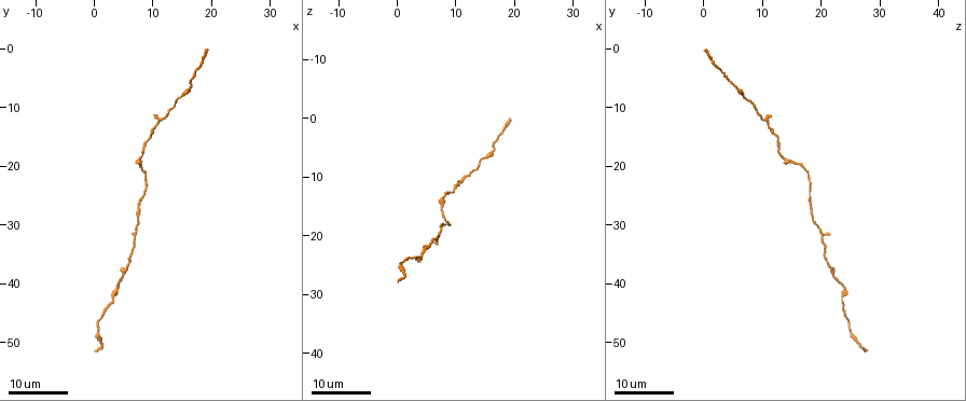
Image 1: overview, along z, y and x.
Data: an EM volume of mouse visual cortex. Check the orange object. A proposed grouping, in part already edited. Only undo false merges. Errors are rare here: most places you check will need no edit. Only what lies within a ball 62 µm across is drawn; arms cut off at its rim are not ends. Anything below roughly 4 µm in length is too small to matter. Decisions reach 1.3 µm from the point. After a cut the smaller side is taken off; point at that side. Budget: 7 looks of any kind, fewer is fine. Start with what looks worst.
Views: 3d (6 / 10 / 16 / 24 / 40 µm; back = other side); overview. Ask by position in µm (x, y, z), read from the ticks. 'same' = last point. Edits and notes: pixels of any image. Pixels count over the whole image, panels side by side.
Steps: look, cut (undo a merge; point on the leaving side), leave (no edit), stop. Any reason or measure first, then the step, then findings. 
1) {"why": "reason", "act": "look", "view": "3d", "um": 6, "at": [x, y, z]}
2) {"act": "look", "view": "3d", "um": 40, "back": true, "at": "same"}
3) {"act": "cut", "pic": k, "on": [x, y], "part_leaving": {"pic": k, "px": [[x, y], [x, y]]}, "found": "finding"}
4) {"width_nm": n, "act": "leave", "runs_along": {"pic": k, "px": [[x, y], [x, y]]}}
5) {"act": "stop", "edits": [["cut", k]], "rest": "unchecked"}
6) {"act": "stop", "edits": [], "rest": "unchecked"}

{"why": "two arms in line, one across", "act": "look", "view": "3d", "um": 24, "at": [6.5, 32.5, 20.0]}

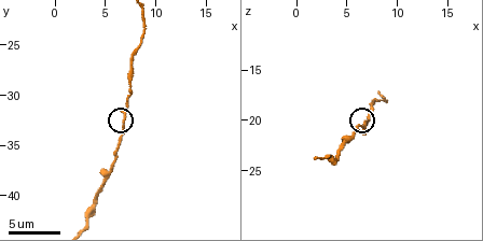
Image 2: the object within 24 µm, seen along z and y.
{"act": "look", "view": "3d", "um": 10, "at": [6.6, 32.6, 20.2]}

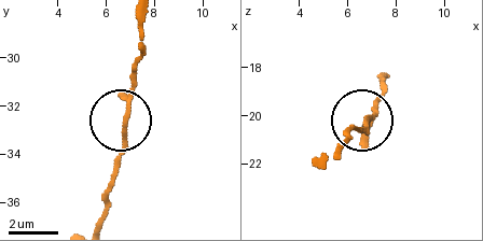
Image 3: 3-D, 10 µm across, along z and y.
{"act": "leave", "runs_along": {"pic": 3, "px": [[385, 71], [378, 109], [360, 133]]}, "found": "continuous, no second neuron"}

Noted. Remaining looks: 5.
{"why": "narrows sharply", "act": "look", "view": "3d", "um": 16, "at": [11.0, 13.5, 11.0]}

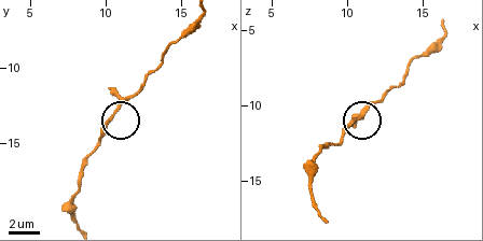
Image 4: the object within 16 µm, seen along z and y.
{"why": "zoom in", "act": "look", "view": "3d", "um": 10, "at": [10.4, 13.2, 11.0]}

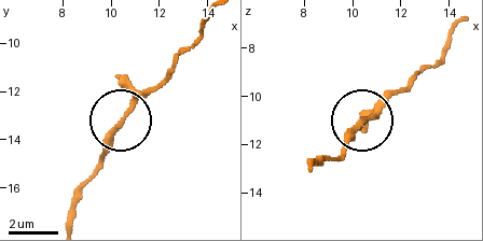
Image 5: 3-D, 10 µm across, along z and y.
{"act": "leave", "runs_along": {"pic": 5, "px": [[309, 170], [339, 155], [359, 123], [409, 85]]}, "found": "all the same neuron"}

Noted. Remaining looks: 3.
{"why": "calibre changes", "act": "look", "view": "3d", "um": 16, "at": [8.0, 18.5, 13.5]}

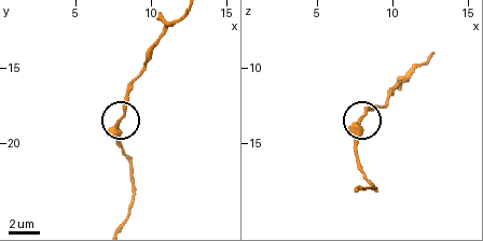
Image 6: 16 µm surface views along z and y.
{"act": "look", "view": "3d", "um": 10, "at": [7.8, 18.6, 13.4]}

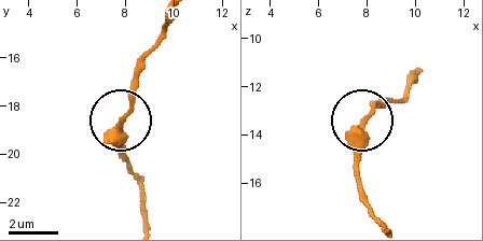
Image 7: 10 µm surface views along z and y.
{"act": "leave", "found": "all the same neuron"}

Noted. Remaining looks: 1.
{"act": "stop", "edits": [], "rest": "unchecked"}

